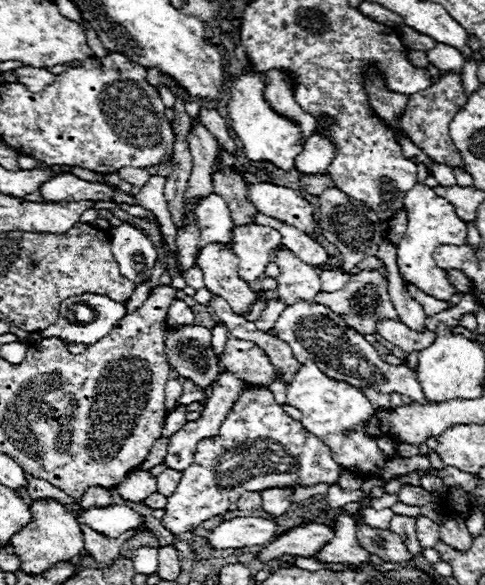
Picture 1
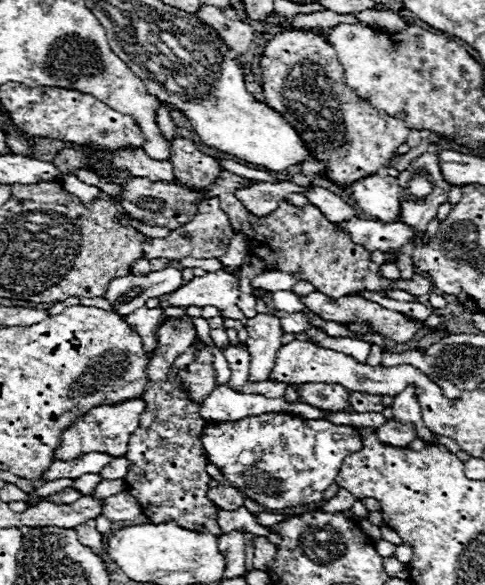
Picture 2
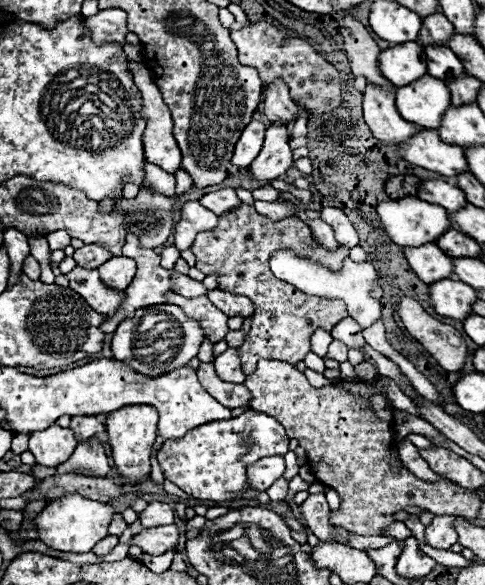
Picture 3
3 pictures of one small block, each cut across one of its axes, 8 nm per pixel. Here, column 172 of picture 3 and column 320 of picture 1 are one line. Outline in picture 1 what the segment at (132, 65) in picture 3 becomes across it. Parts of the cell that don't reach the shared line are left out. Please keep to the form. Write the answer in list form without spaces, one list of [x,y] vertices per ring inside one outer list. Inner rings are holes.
[[[312,134],[304,144],[304,150],[296,158],[296,170],[302,174],[324,174],[332,162],[334,146],[320,134]]]

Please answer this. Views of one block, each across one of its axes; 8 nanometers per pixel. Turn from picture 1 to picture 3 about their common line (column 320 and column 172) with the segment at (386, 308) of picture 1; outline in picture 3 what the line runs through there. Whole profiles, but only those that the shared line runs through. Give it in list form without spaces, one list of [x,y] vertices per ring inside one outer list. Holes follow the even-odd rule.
[[[172,292],[172,294],[166,294],[166,300],[180,306],[184,314],[188,314],[188,318],[196,320],[204,330],[204,336],[210,338],[212,344],[220,342],[228,334],[228,326],[226,326],[228,316],[224,316],[216,306],[212,306],[212,302],[208,302],[206,296],[182,298]]]

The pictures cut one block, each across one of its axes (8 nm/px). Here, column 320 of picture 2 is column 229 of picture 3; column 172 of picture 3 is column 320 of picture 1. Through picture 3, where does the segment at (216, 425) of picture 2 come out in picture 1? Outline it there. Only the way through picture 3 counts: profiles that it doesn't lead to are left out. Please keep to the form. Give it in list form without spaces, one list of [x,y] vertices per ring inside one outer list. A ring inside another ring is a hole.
[[[250,386],[242,390],[232,410],[226,414],[220,432],[198,444],[192,466],[182,472],[178,490],[168,498],[162,524],[172,534],[182,534],[196,528],[200,522],[226,512],[244,490],[262,492],[266,488],[314,486],[320,482],[330,486],[338,482],[340,470],[340,464],[330,454],[330,446],[288,416],[266,386]]]

